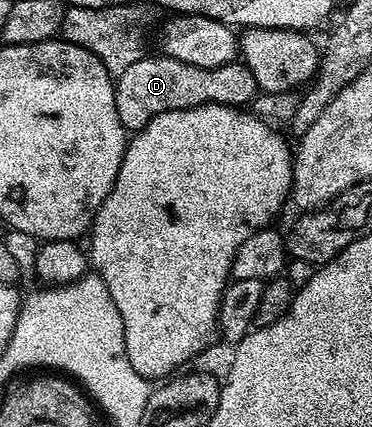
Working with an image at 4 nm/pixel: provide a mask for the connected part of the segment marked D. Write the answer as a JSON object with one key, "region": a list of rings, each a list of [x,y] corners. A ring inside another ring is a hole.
{"region":[[[146,54],[116,76],[113,92],[115,109],[126,132],[136,133],[149,124],[159,113],[185,111],[204,103],[225,103],[228,107],[252,104],[259,88],[251,69],[244,62],[234,61],[215,69],[203,69],[199,65],[187,65],[187,61],[175,61],[169,55]]]}

